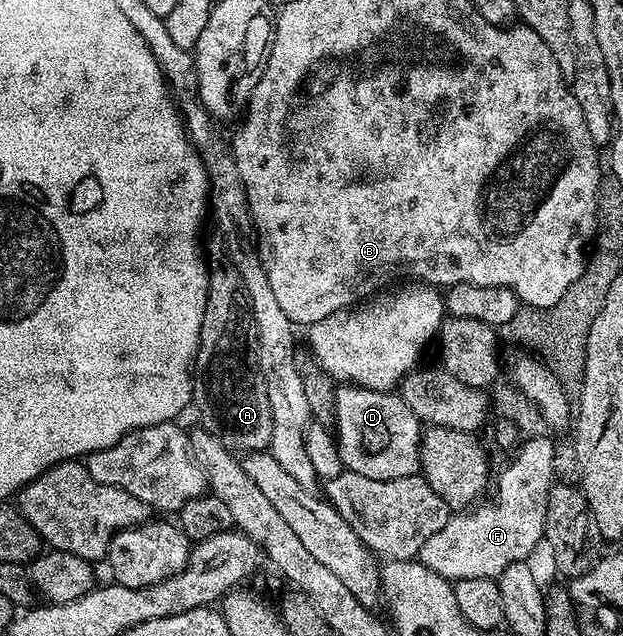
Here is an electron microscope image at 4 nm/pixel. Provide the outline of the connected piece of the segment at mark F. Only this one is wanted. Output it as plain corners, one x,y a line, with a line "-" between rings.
537,435
522,445
521,452
510,461
509,468
498,479
496,476
497,496
494,497
493,503
487,504
486,507
477,505
450,517
447,525
443,525
443,529
439,529
439,533
435,533
435,537
427,537
419,561
450,581
467,577
496,579
503,573
503,569
507,569
507,565
528,560
530,558
528,555
537,546
542,546
547,521
547,501
554,482
553,443
545,435

